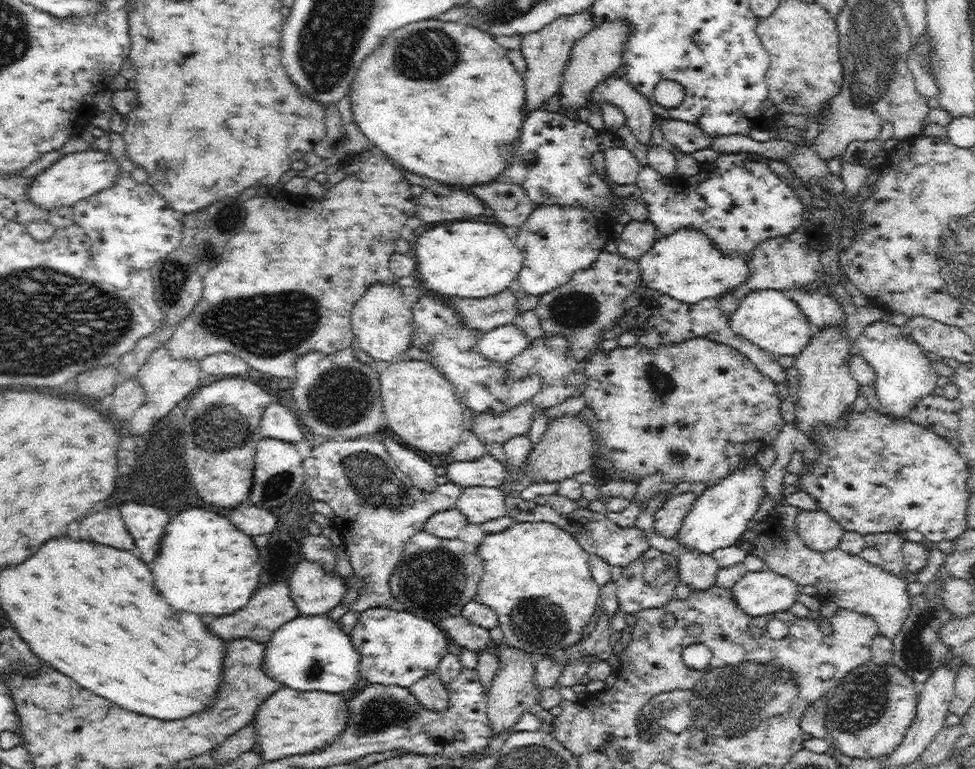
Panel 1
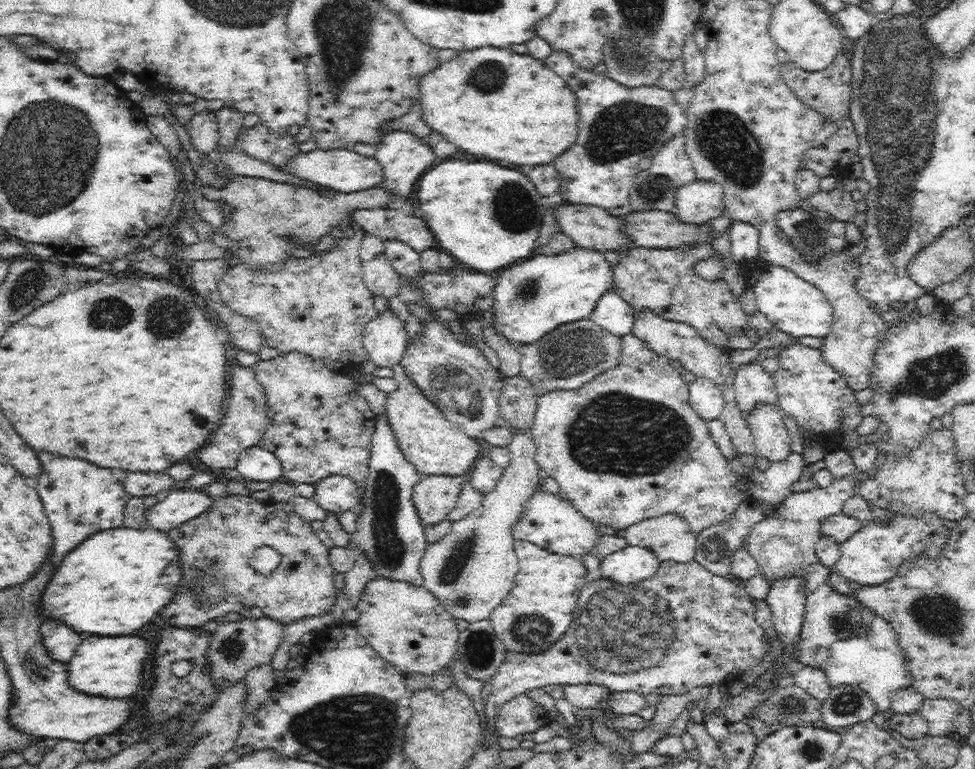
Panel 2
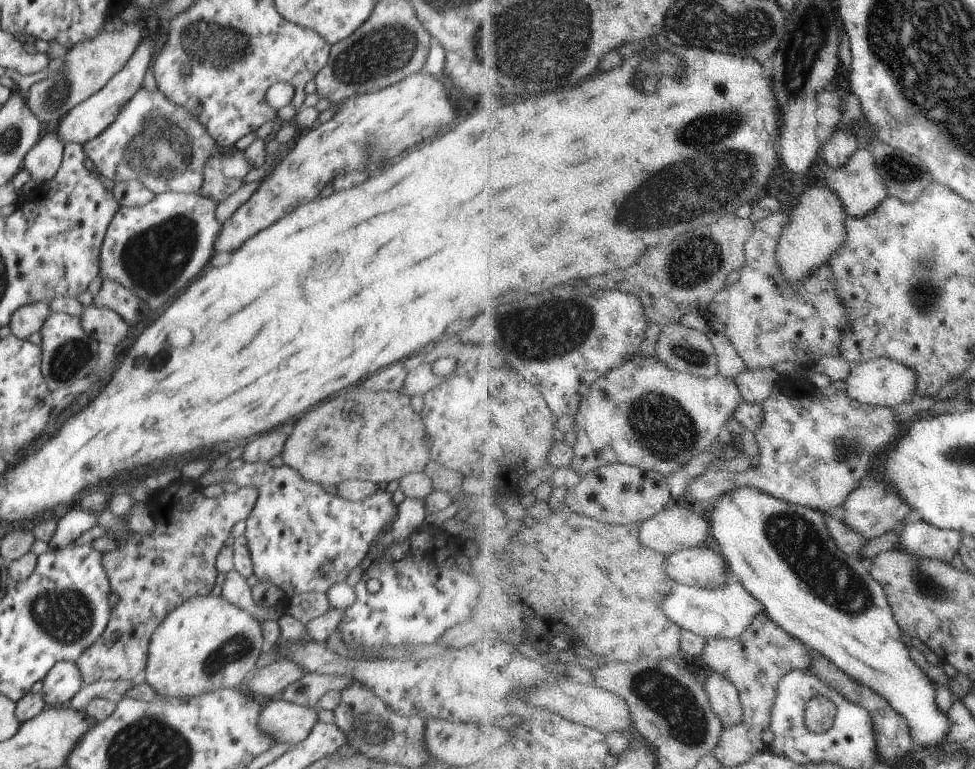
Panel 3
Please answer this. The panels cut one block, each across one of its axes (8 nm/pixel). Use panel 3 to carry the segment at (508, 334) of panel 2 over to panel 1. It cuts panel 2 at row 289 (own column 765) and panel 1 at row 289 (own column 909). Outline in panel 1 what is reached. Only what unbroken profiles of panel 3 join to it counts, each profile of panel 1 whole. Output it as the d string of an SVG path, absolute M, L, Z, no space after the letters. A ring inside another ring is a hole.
M680 230L668 238L657 239L637 258L640 286L666 295L674 301L696 304L724 292L726 287L737 285L746 274L746 259L723 258L707 238L697 230Z

